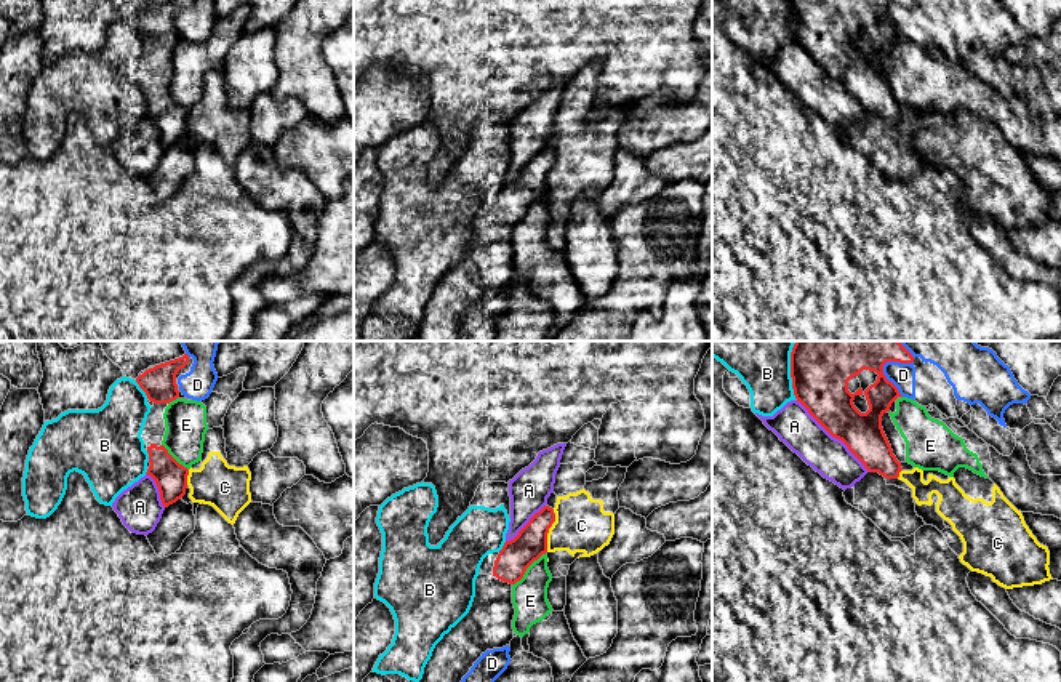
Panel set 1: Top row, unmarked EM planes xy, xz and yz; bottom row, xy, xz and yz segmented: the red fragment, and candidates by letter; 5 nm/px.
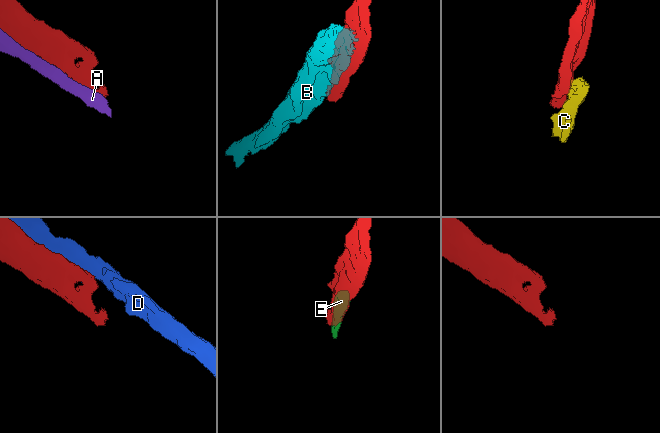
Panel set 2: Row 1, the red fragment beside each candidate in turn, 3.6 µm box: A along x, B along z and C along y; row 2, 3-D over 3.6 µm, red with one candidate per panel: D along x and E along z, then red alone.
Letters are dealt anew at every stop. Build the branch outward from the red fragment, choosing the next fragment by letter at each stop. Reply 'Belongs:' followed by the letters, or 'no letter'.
Belongs: no letter

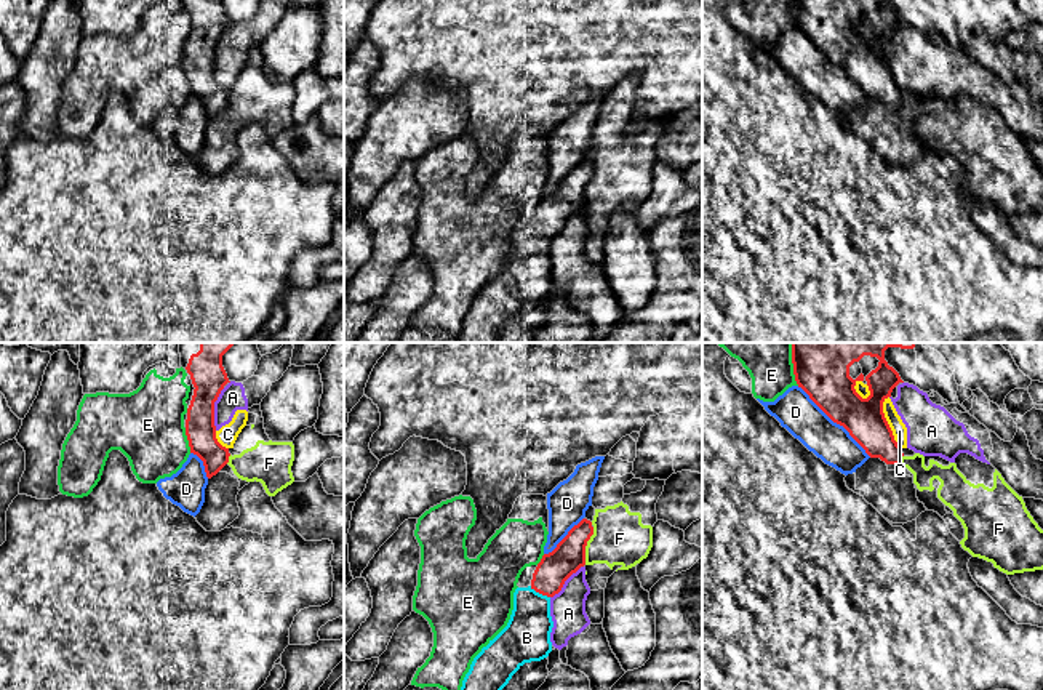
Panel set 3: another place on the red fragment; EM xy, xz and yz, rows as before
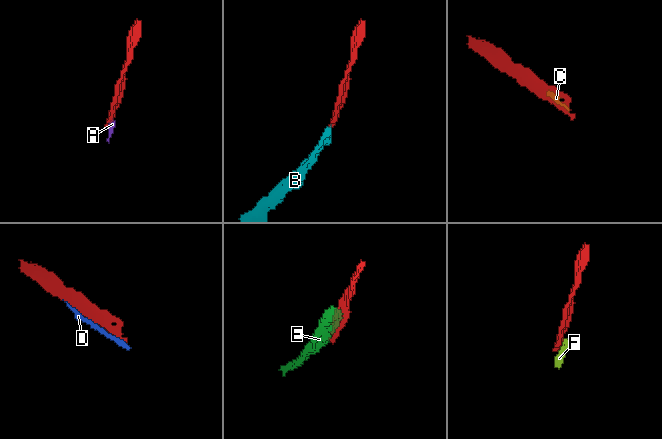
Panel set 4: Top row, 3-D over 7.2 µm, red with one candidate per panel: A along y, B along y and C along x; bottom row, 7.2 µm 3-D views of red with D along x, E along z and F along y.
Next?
Belongs: B

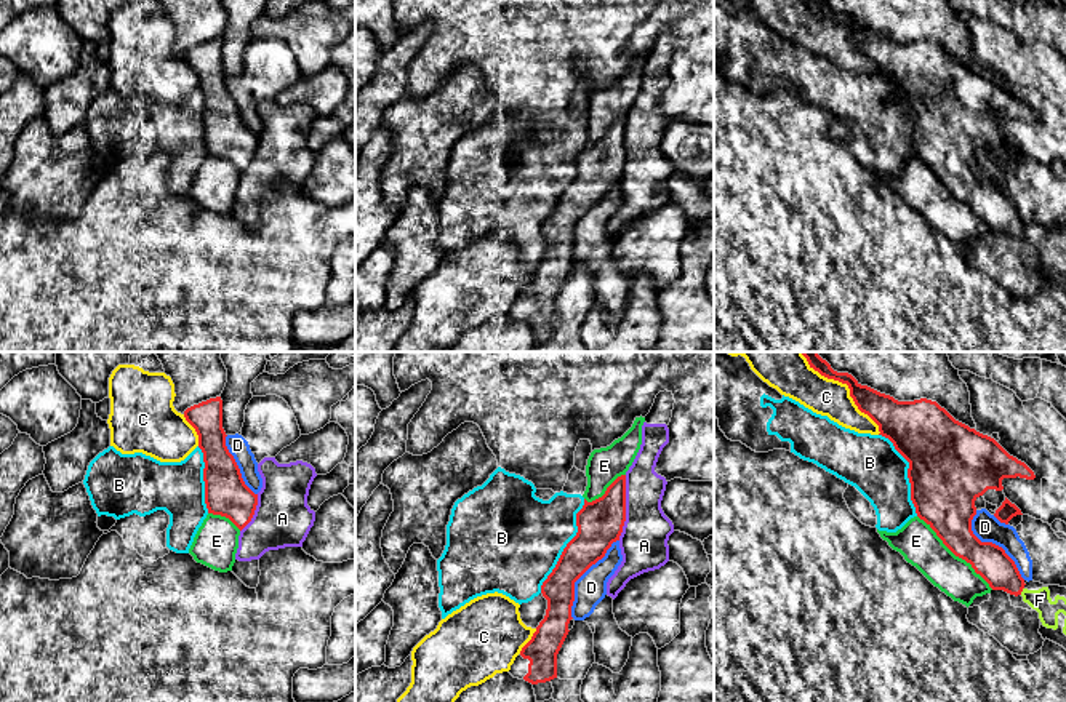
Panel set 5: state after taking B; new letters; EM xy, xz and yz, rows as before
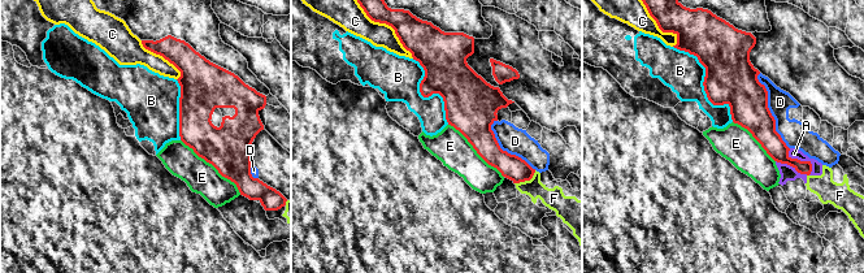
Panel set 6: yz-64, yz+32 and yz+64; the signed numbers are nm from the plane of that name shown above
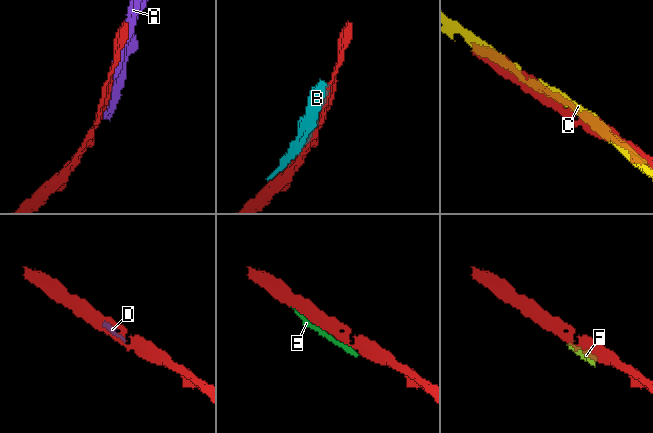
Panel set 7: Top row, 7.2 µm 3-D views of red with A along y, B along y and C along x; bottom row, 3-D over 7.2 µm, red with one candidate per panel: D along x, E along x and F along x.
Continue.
Belongs: no letter

